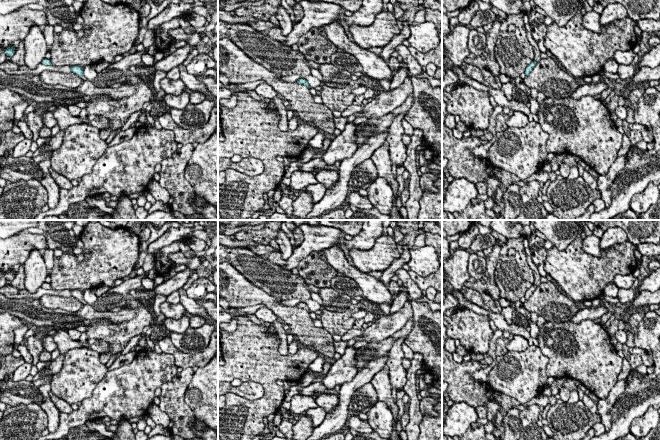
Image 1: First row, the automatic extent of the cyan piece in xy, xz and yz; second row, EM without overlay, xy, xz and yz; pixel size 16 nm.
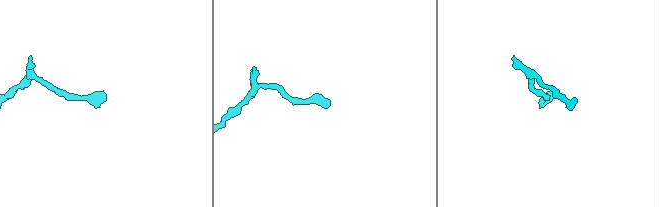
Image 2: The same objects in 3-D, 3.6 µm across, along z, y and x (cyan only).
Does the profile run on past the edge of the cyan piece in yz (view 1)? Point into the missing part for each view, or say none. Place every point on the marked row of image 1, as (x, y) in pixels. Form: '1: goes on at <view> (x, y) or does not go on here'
1: does not go on here

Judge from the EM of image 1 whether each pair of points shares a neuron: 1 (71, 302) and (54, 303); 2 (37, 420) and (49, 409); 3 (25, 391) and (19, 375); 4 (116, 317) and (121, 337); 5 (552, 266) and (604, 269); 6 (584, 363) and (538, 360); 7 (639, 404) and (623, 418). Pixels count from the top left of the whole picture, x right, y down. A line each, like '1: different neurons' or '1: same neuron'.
1: same neuron
2: different neurons
3: different neurons
4: different neurons
5: same neuron
6: different neurons
7: same neuron

